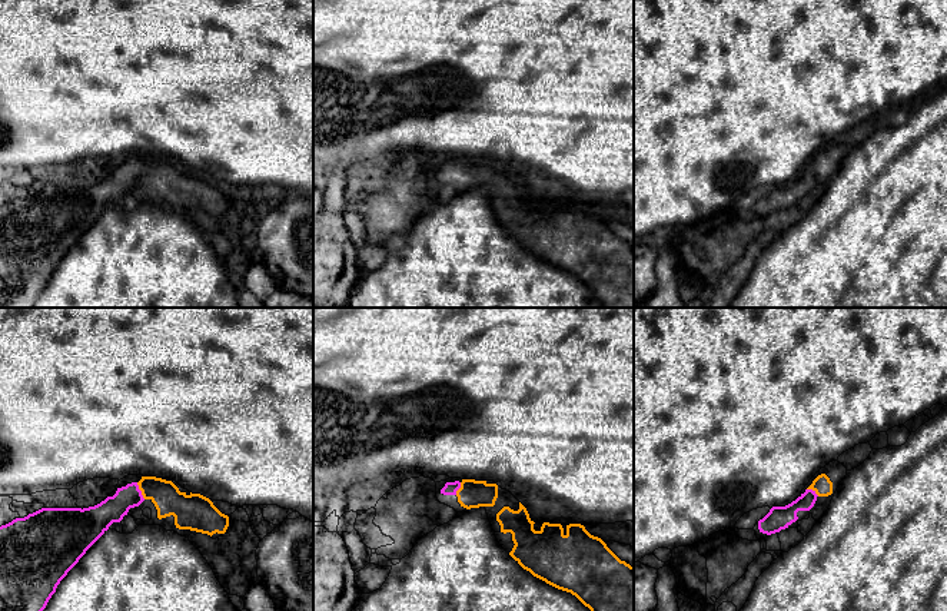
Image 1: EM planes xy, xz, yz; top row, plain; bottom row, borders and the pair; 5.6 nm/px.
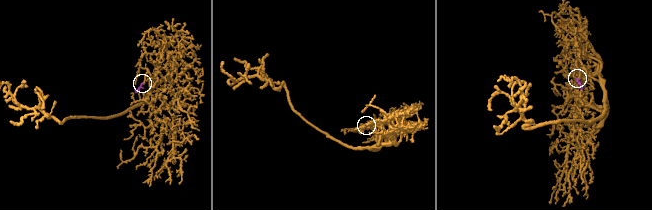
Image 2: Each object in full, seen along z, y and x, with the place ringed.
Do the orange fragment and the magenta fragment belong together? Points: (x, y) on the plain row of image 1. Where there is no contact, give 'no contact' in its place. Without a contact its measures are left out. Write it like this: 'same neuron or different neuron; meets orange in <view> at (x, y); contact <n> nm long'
same neuron; meets orange in xy at (140, 169); contact 110 nm long

